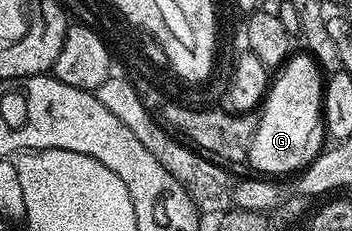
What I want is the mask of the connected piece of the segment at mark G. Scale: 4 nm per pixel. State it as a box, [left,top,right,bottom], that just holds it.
[247,55,326,175]

